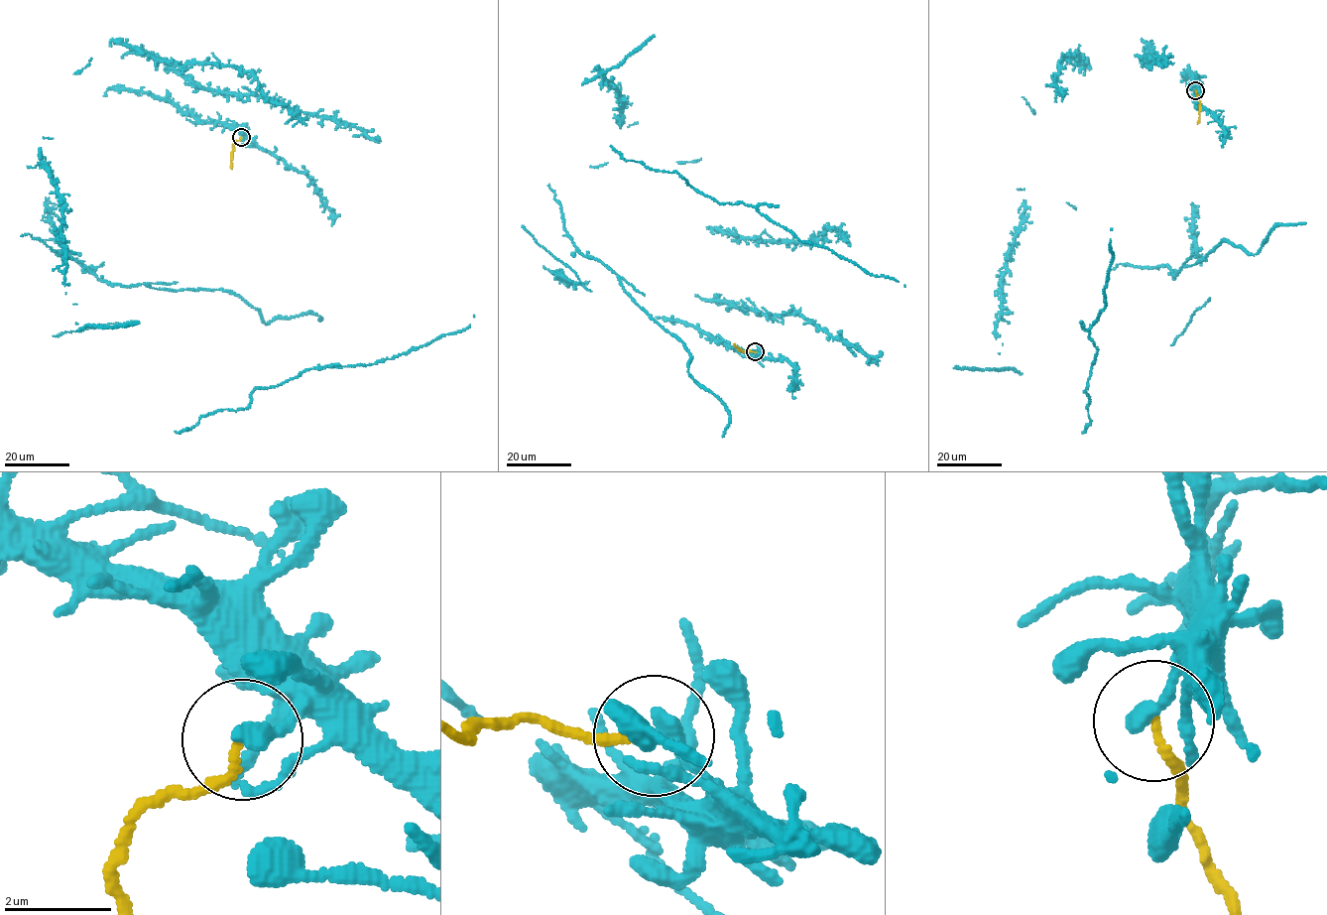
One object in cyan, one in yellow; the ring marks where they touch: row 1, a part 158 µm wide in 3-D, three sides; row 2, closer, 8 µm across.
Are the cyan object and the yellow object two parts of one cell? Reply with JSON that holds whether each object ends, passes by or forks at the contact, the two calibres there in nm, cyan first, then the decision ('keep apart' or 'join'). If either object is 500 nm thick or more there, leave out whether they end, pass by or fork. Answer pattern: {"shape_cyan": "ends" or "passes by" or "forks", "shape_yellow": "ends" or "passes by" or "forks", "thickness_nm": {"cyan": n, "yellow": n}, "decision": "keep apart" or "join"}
{"shape_cyan": "ends", "shape_yellow": "ends", "thickness_nm": {"cyan": 360, "yellow": 150}, "decision": "keep apart"}

